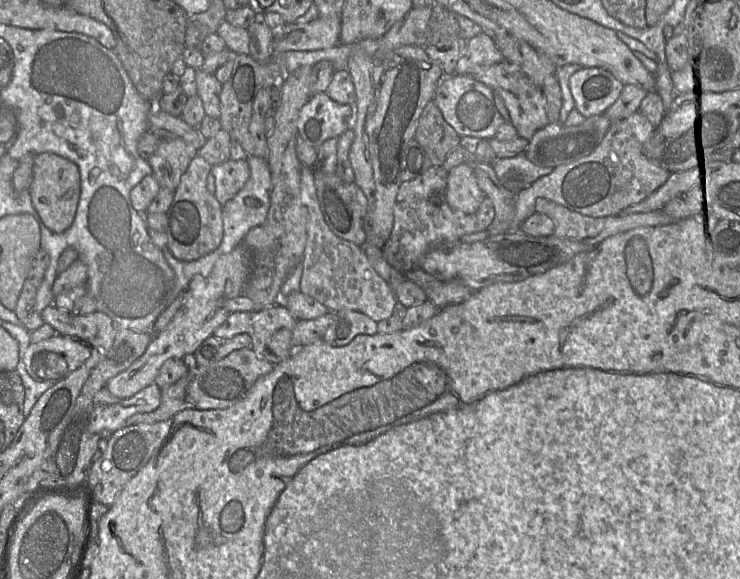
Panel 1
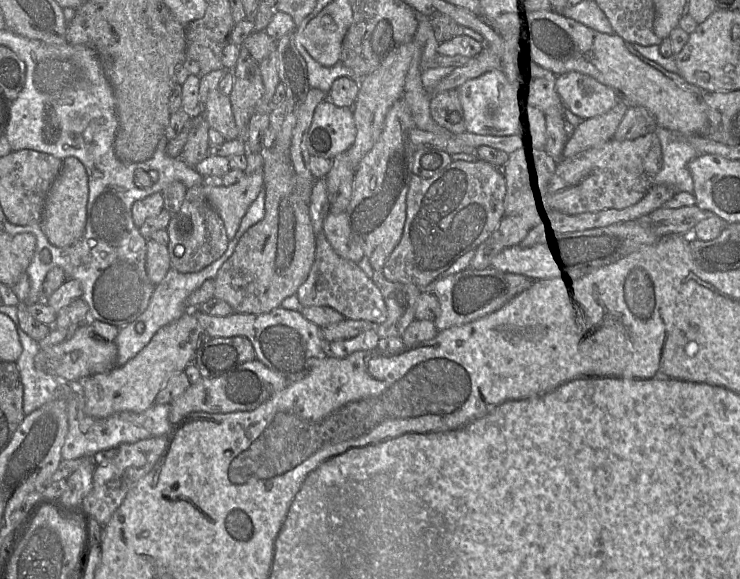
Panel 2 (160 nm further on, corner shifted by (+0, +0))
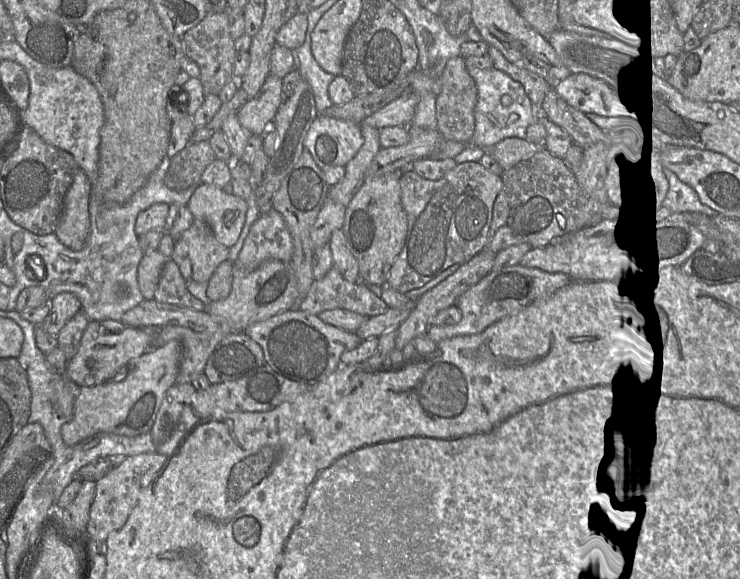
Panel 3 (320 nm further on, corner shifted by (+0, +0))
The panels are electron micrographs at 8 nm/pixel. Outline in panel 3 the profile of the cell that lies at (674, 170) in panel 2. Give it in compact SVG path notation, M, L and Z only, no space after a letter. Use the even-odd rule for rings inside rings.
M669 167L669 178L671 182L671 192L668 197L670 203L677 211L699 212L712 217L718 212L703 204L695 190L688 184L681 181L679 176L672 172Z

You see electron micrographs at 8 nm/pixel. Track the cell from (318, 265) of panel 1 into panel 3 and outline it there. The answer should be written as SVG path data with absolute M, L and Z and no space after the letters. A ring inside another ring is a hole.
M332 267L320 280L314 280L307 295L298 303L299 310L318 315L320 312L333 309L345 309L367 317L384 313L388 306L362 282L349 282Z

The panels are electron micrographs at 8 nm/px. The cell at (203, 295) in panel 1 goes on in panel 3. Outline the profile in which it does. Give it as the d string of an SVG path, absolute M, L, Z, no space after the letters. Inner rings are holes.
M171 340L156 349L131 359L124 372L93 386L81 386L74 402L73 418L62 425L65 444L73 446L97 433L137 436L150 432L165 392L176 383L182 345Z

